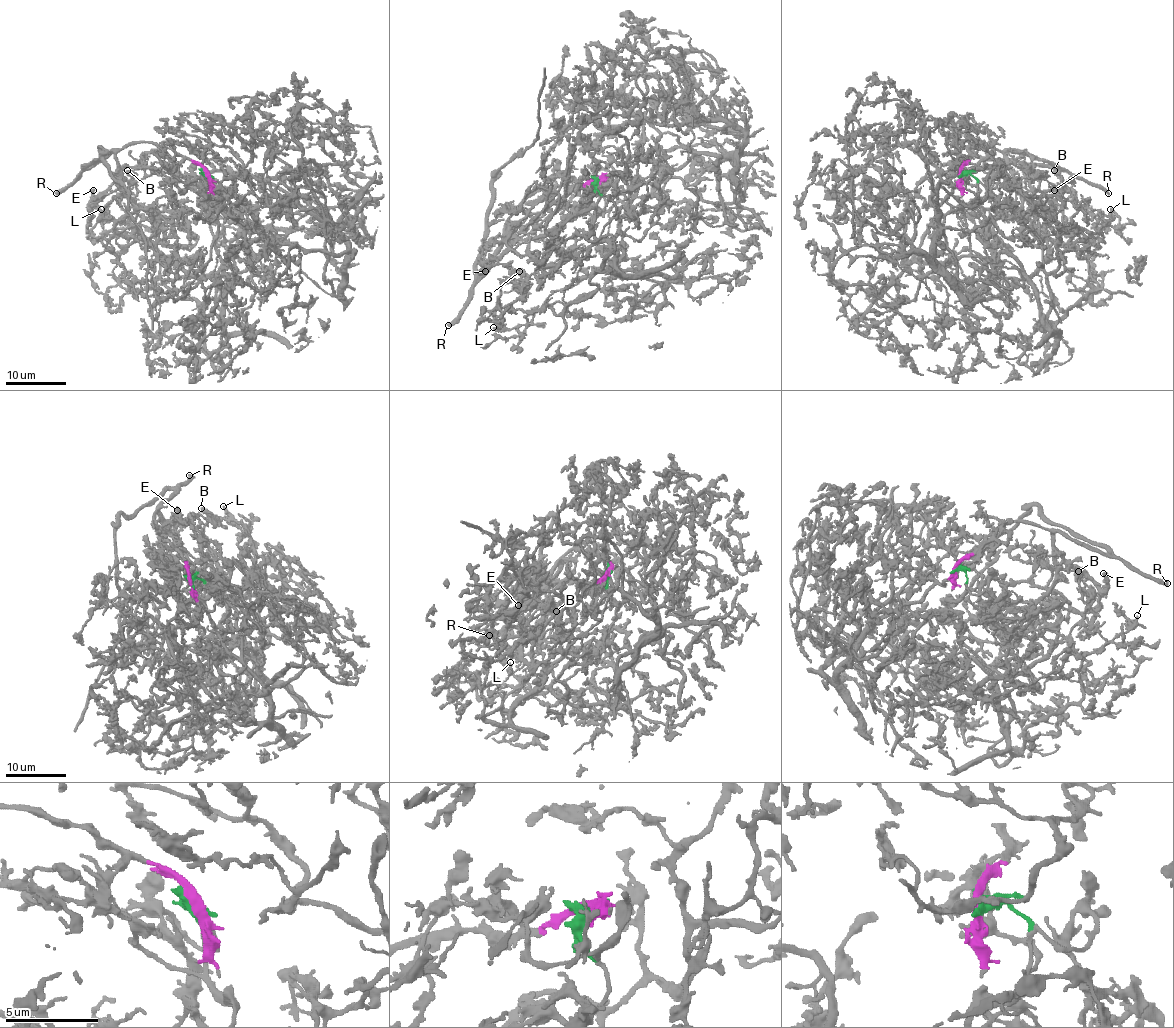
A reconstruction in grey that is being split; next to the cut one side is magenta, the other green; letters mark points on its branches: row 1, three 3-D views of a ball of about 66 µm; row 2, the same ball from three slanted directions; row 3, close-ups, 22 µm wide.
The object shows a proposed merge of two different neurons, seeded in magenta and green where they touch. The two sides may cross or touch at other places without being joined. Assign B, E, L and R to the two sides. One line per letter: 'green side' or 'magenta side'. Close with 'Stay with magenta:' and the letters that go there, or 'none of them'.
B: green side
E: magenta side
L: green side
R: magenta side
Stay with magenta: E, R

